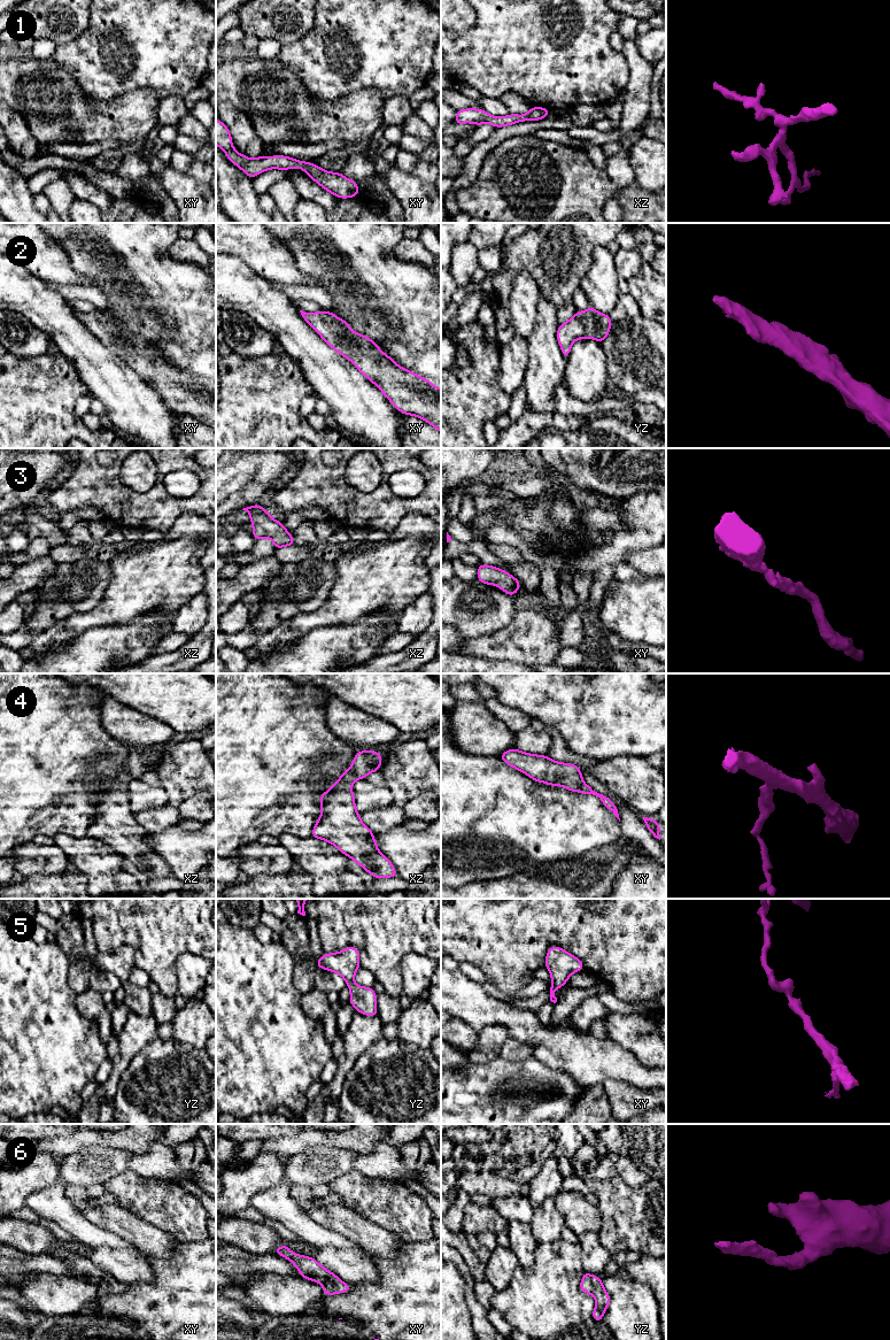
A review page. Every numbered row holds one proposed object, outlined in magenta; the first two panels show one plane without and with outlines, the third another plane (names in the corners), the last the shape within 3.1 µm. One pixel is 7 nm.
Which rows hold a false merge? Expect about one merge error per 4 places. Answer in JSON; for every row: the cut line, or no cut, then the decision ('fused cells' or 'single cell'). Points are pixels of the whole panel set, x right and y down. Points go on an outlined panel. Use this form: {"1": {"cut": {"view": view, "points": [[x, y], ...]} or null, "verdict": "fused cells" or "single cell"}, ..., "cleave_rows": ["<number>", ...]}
{"1": {"cut": null, "verdict": "single cell"}, "2": {"cut": null, "verdict": "single cell"}, "3": {"cut": null, "verdict": "single cell"}, "4": {"cut": null, "verdict": "single cell"}, "5": {"cut": null, "verdict": "single cell"}, "6": {"cut": null, "verdict": "single cell"}, "cleave_rows": []}

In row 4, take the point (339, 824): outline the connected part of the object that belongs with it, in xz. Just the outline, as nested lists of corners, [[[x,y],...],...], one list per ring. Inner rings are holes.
[[[356,753],[350,768],[319,796],[322,814],[311,832],[311,837],[332,844],[377,879],[398,875],[378,849],[373,832],[361,821],[351,786],[357,779],[379,771],[380,765],[381,753]]]

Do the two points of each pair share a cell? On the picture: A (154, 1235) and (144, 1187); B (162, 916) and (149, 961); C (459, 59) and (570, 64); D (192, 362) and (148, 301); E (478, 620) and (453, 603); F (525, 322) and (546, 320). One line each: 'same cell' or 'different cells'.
A: different cells
B: same cell
C: same cell
D: same cell
E: same cell
F: different cells

